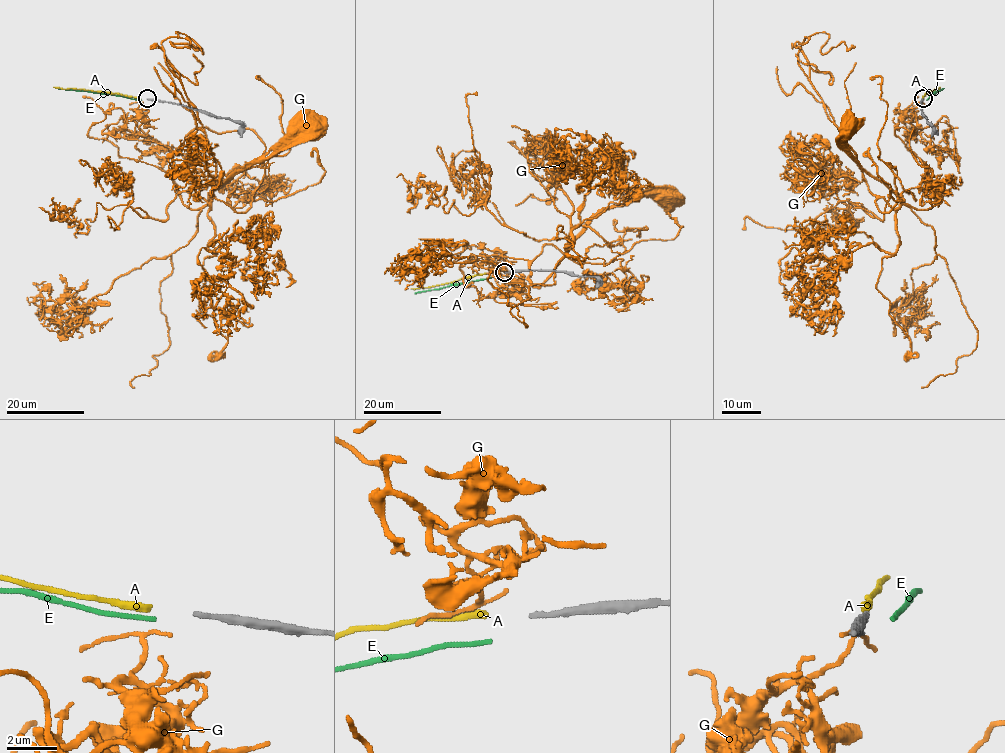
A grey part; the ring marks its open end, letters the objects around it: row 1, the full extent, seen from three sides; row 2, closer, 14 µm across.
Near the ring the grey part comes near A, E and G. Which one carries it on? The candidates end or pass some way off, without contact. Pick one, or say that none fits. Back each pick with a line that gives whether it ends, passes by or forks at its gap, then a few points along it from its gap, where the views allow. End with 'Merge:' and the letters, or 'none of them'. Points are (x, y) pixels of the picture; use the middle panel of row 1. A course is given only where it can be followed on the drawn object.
A: it ends | via (498, 272), (411, 288)
Merge: A

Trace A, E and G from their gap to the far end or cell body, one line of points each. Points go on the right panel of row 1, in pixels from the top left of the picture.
A: (922, 98), (939, 87)
E: (926, 100), (944, 88)
G: (919, 102), (906, 140), (937, 188), (926, 209), (909, 207), (864, 170), (844, 129)

